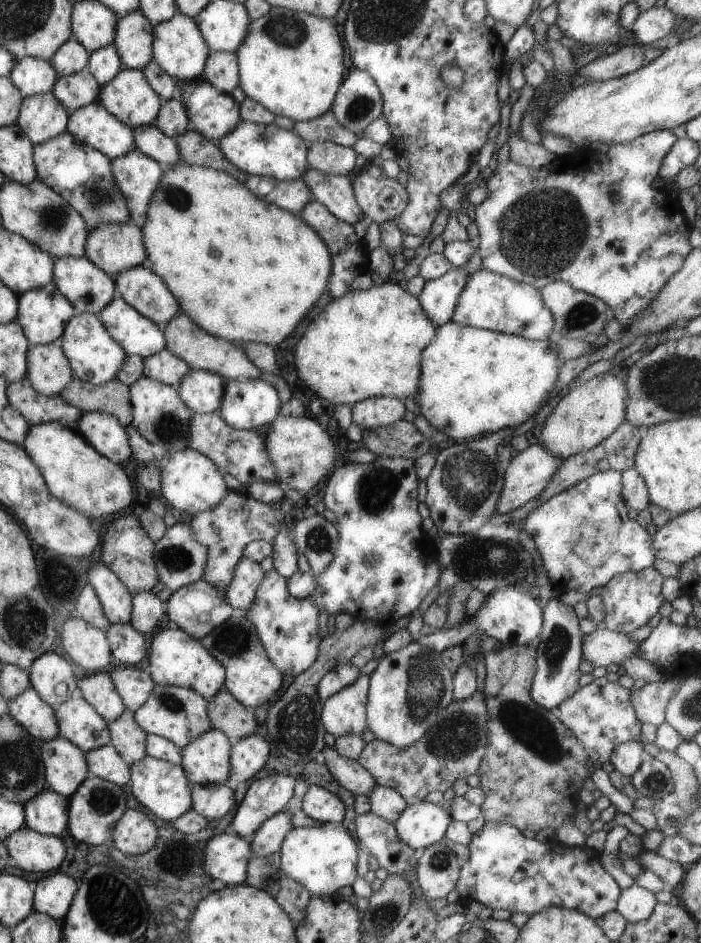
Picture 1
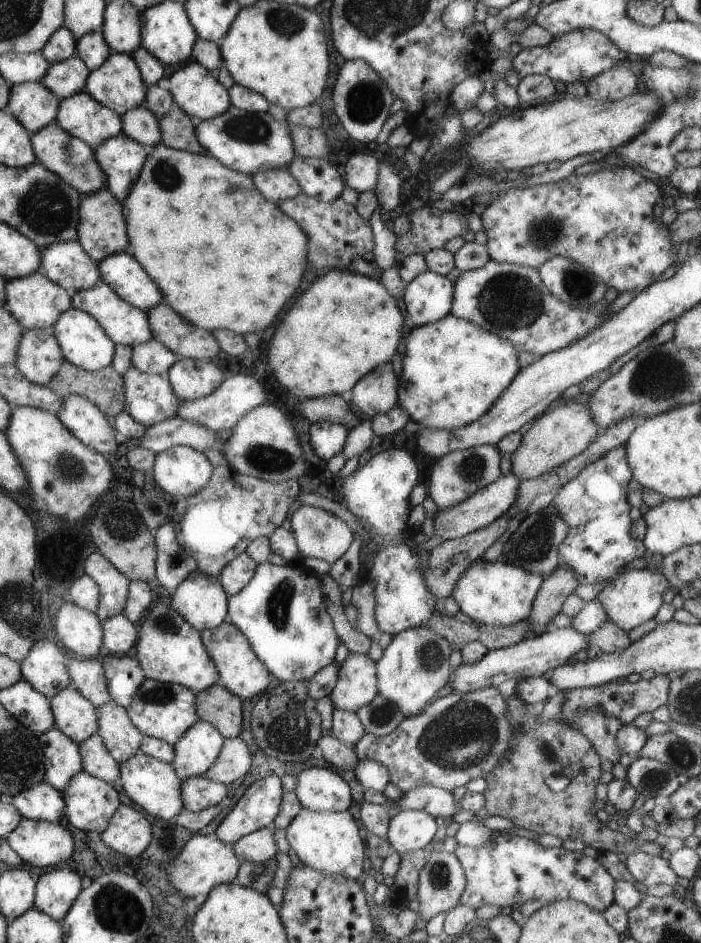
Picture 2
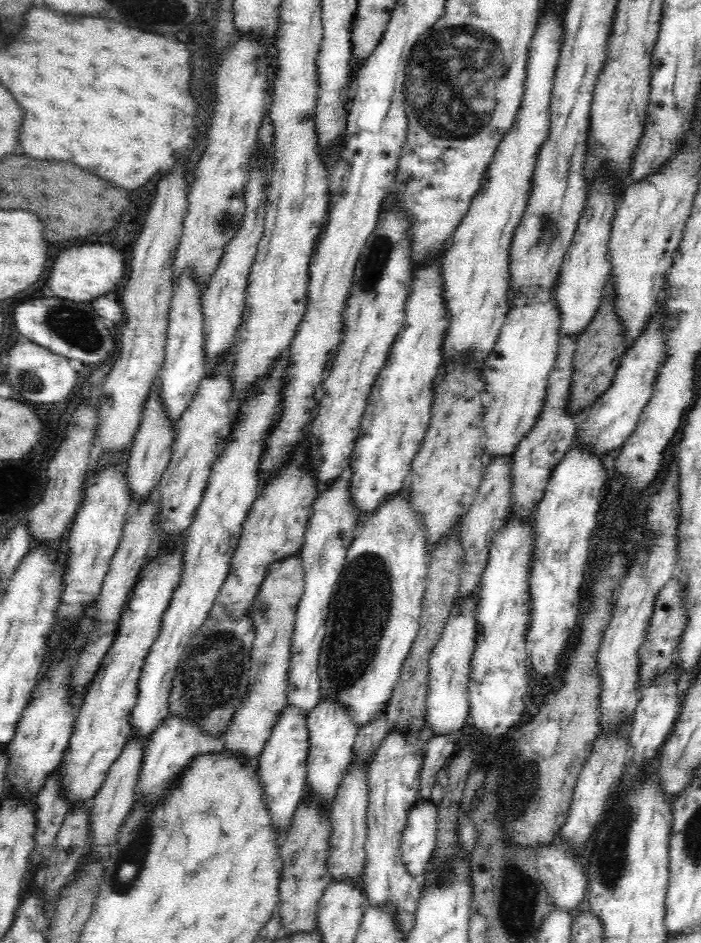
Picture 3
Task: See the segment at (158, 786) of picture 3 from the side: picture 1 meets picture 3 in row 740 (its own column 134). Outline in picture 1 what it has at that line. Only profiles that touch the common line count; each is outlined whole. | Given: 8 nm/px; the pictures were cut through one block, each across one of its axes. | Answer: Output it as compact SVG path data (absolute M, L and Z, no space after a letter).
M135 147L110 161L113 178L129 211L128 222L141 228L147 203L164 173L163 165Z

